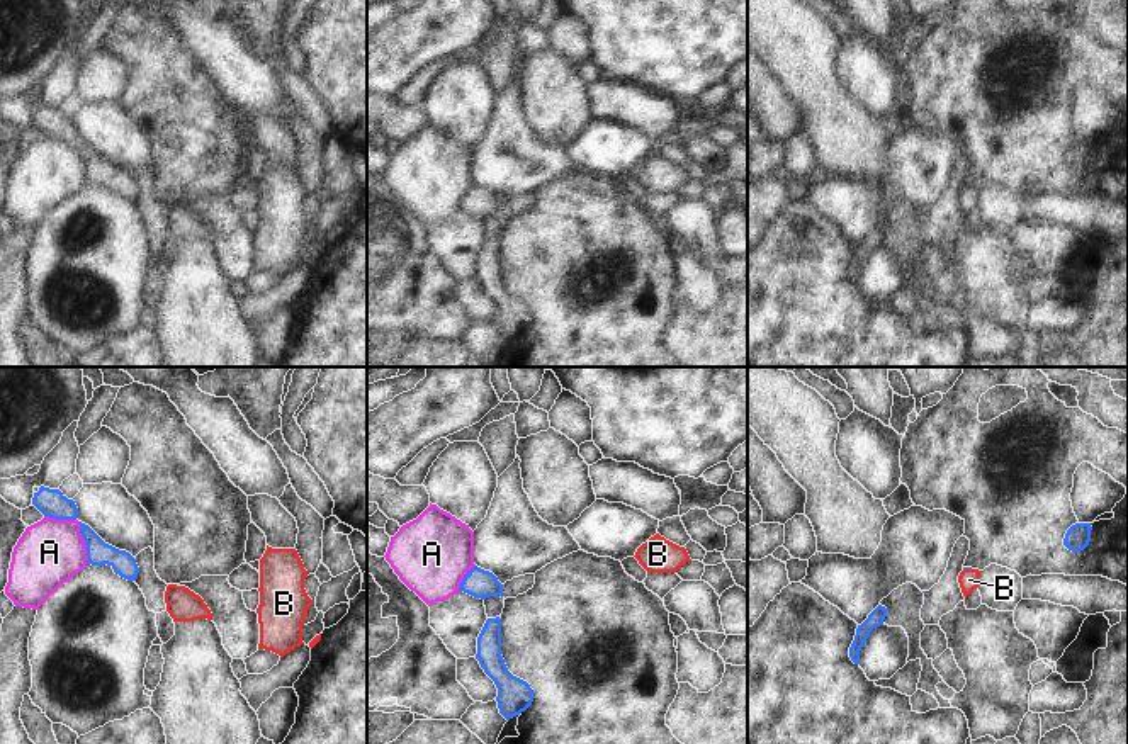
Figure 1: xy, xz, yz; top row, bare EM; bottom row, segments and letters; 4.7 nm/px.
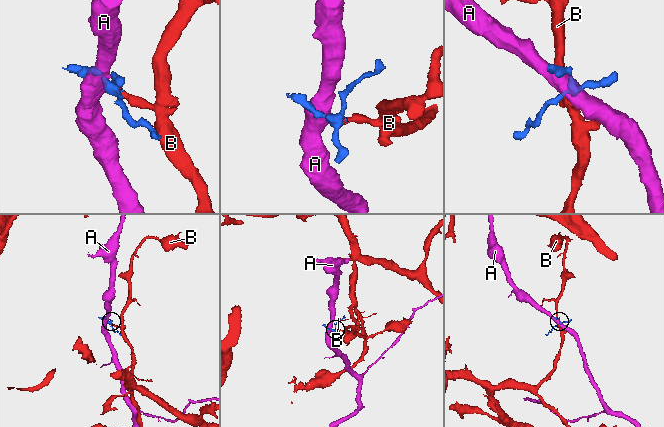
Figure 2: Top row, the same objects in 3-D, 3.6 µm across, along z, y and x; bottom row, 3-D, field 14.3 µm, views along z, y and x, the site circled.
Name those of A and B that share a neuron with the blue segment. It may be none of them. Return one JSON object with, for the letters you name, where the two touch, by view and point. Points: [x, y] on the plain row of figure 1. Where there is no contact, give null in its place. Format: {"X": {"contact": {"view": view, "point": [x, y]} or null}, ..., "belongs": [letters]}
{"B": {"contact": {"view": "yz", "point": [967, 187]}}, "belongs": ["B"]}

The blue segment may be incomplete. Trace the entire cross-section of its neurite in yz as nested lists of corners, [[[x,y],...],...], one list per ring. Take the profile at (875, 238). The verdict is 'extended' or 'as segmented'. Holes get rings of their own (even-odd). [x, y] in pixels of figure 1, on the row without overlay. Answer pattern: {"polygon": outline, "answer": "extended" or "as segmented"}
{"polygon": [[[878,224],[870,234],[868,238],[858,245],[856,248],[856,255],[854,260],[849,267],[849,277],[854,284],[860,284],[860,270],[865,265],[870,251],[880,245],[883,245],[883,240],[887,236],[887,228]]], "answer": "as segmented"}

